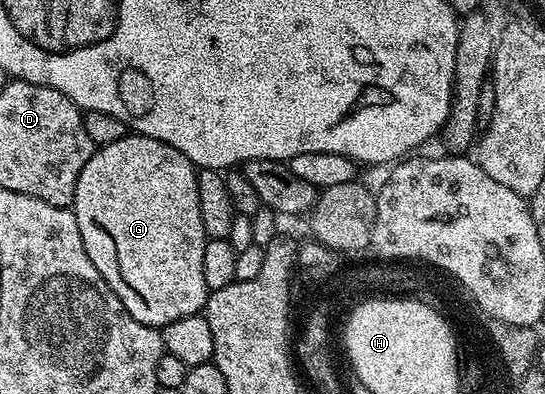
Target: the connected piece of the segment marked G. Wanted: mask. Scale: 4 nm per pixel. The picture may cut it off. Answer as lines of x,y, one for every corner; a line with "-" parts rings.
125,133
110,145
96,147
78,177
74,210
82,245
126,313
147,327
163,329
178,317
201,314
208,304
210,292
202,277
202,249
208,239
202,229
202,213
198,213
197,174
197,167
178,149
154,137

